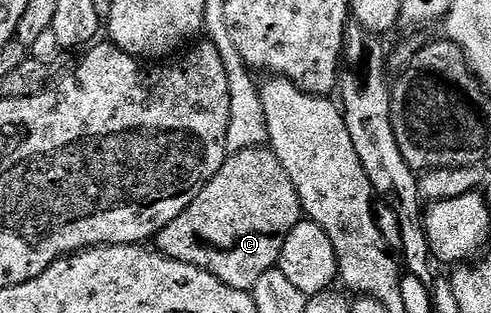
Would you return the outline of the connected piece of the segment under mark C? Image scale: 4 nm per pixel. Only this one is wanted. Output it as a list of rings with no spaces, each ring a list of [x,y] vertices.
[[[271,149],[238,150],[229,153],[222,168],[218,168],[216,175],[196,193],[192,203],[181,214],[174,216],[166,228],[156,233],[154,246],[167,258],[210,272],[230,288],[251,291],[258,276],[279,263],[286,236],[301,220],[302,207],[298,192]]]

